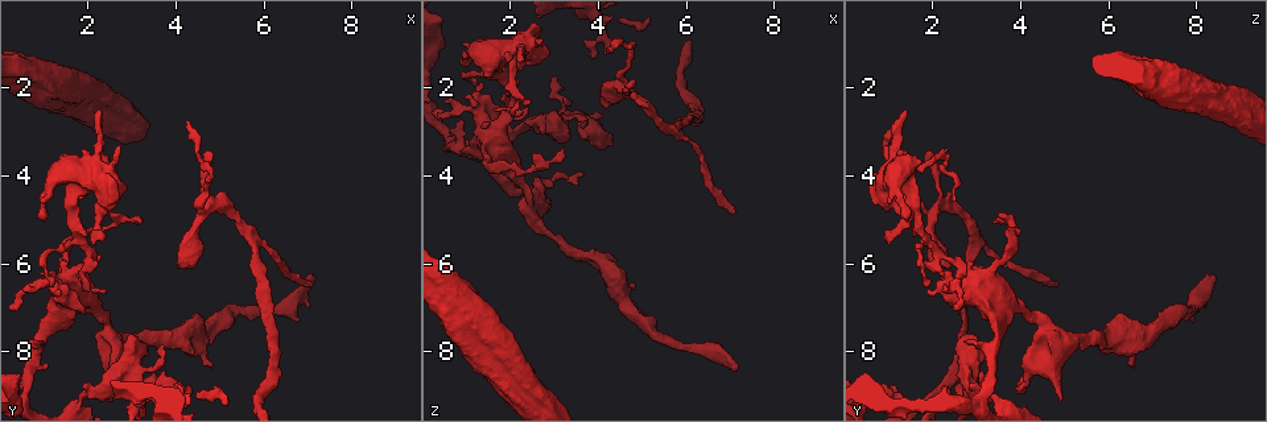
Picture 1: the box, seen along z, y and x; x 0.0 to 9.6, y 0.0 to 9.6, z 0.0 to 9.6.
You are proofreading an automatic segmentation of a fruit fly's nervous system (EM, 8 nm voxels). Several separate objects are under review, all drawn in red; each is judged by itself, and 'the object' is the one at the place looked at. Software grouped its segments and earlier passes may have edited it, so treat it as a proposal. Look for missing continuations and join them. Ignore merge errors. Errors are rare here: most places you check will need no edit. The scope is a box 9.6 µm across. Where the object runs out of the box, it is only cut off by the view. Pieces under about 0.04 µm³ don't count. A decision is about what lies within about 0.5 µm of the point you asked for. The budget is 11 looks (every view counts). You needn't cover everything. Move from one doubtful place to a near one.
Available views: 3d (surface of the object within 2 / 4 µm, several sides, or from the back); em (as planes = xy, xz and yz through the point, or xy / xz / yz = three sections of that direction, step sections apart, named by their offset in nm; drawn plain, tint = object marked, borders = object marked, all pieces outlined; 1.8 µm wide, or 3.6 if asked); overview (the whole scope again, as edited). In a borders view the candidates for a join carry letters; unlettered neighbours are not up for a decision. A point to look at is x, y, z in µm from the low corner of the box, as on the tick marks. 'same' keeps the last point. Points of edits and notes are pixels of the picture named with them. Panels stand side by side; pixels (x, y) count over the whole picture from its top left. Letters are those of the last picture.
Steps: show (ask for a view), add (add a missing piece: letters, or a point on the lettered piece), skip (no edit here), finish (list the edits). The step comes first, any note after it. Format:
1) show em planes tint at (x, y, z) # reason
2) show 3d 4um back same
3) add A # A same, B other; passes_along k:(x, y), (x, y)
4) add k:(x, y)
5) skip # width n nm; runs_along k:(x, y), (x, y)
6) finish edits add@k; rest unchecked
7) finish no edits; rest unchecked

show 3d 4um at (7.05, 6.35, 8.45) # end of a long branch

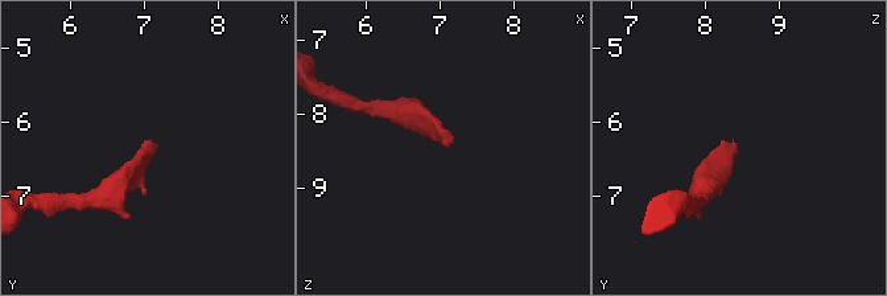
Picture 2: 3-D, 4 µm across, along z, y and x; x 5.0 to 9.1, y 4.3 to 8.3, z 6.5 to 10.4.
show em 3.6um xz step 4 borders at (7.10, 6.30, 8.45)

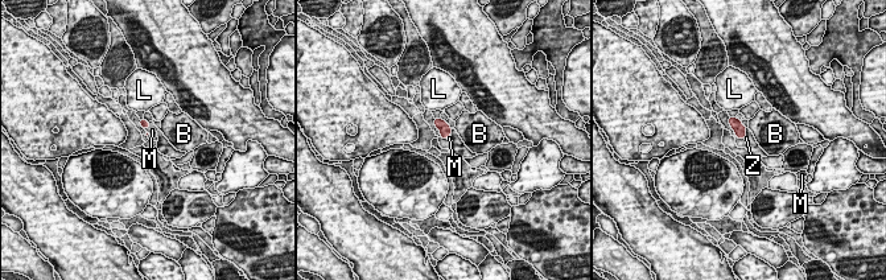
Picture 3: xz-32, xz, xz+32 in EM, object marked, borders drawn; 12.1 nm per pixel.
add M # longest_contact Z 140 nm; B other, L other, M same, Z other; it goes on there

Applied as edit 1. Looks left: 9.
show 3d 2um at (3.25, 8.90, 2.65) # abrupt turn

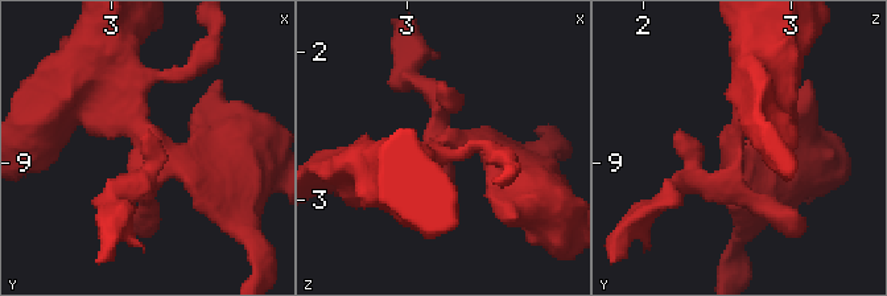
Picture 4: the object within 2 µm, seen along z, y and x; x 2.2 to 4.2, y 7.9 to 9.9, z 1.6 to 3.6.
show em planes borders at (3.28, 8.90, 2.62)

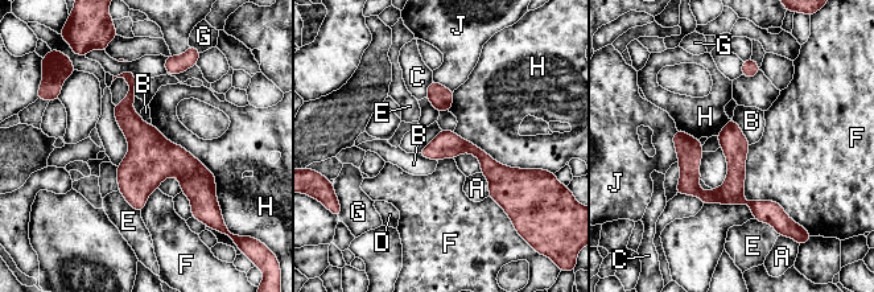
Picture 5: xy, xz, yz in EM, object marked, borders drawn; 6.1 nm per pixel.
skip # A other, B other, C other, D other, E other, F other, G other, H other, J other; border 5:(749, 146), (743, 196), (792, 219); no lettered piece goes on from it

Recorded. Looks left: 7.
show 3d 4um at (1.75, 9.10, 3.50) # thin neck

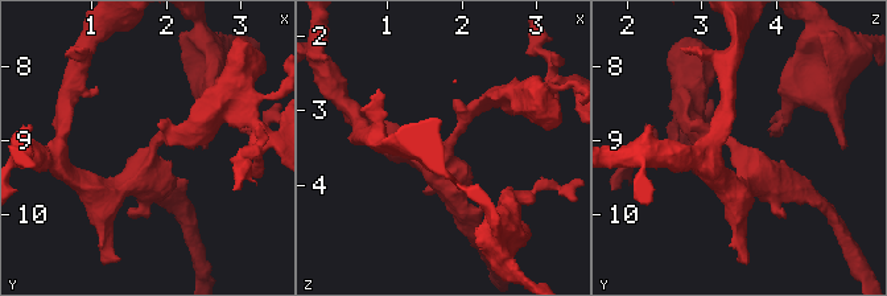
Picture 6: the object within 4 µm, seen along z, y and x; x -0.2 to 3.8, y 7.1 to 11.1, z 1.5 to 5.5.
show em xz step 16 tint at (1.85, 9.10, 3.45) # arms 3; arm_widths 170, 190, 420 nm

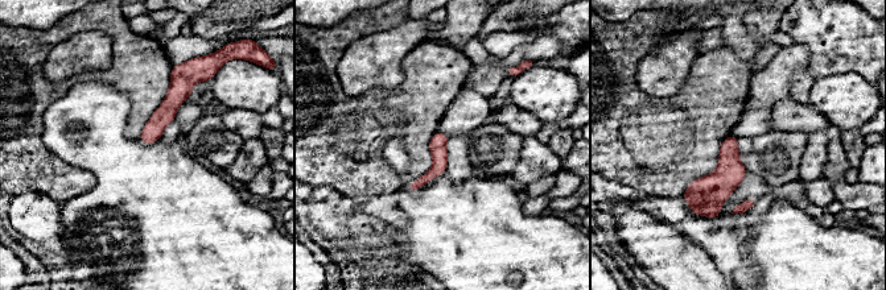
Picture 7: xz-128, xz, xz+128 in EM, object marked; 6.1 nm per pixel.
show em planes borders same

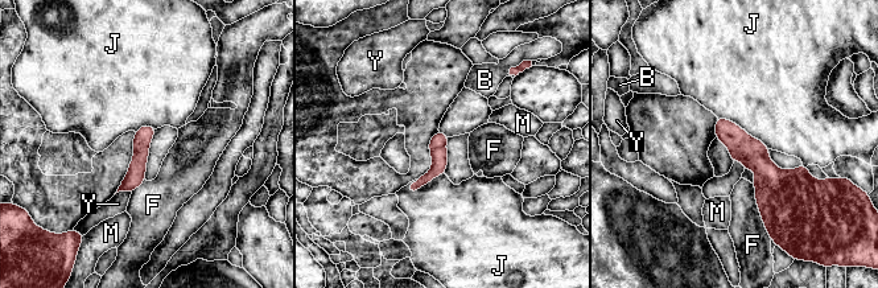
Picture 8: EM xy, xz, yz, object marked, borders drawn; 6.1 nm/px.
skip # B other, F other, J other, M other, Y other; runs_along 8:(151, 130), (136, 175), (123, 188); none of them fits

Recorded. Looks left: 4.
show 3d 4um at (1.95, 6.05, 2.60) # sudden change in width

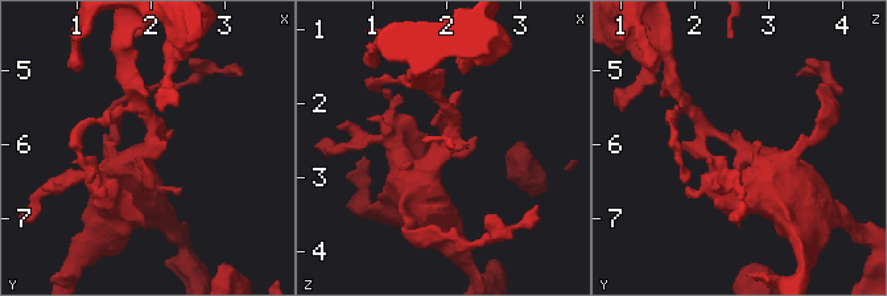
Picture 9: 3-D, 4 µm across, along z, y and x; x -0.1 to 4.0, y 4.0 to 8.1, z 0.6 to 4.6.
show em 3.6um planes tint at (2.00, 6.00, 2.60) # shape alone is not enough

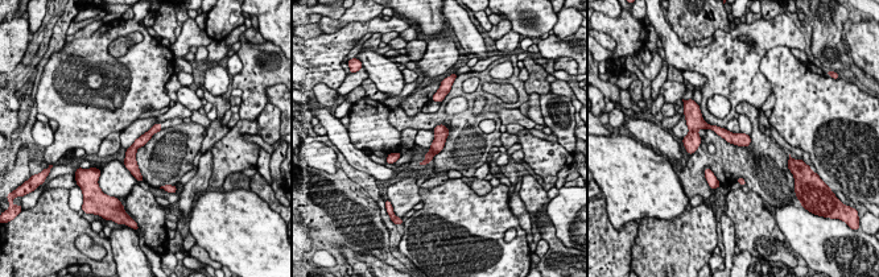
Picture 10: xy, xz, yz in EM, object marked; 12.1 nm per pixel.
show em 3.6um planes borders same # what lies round it

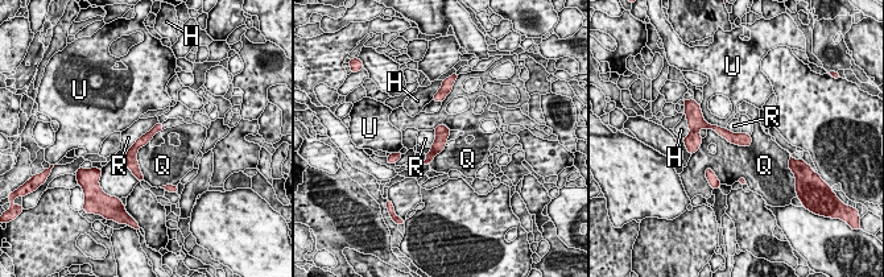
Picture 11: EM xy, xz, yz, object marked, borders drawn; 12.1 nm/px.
skip # H other, Q other, R other, U other; no lettered piece goes on from it

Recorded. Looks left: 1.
finish edits add@3; rest unchecked

